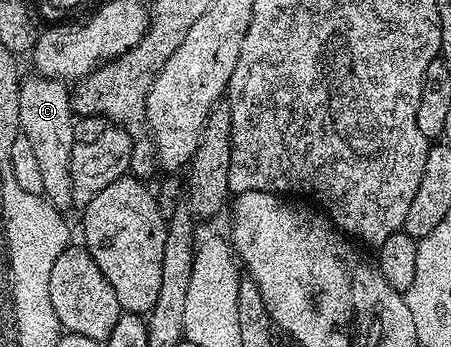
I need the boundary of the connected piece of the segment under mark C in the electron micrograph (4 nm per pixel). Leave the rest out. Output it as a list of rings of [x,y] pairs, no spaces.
[[[25,77],[20,84],[18,100],[20,134],[26,140],[30,140],[30,148],[34,148],[34,156],[42,171],[43,197],[47,198],[54,209],[64,212],[67,211],[67,206],[73,205],[70,156],[76,141],[74,140],[72,96],[69,87],[61,79],[31,77],[28,79]]]

